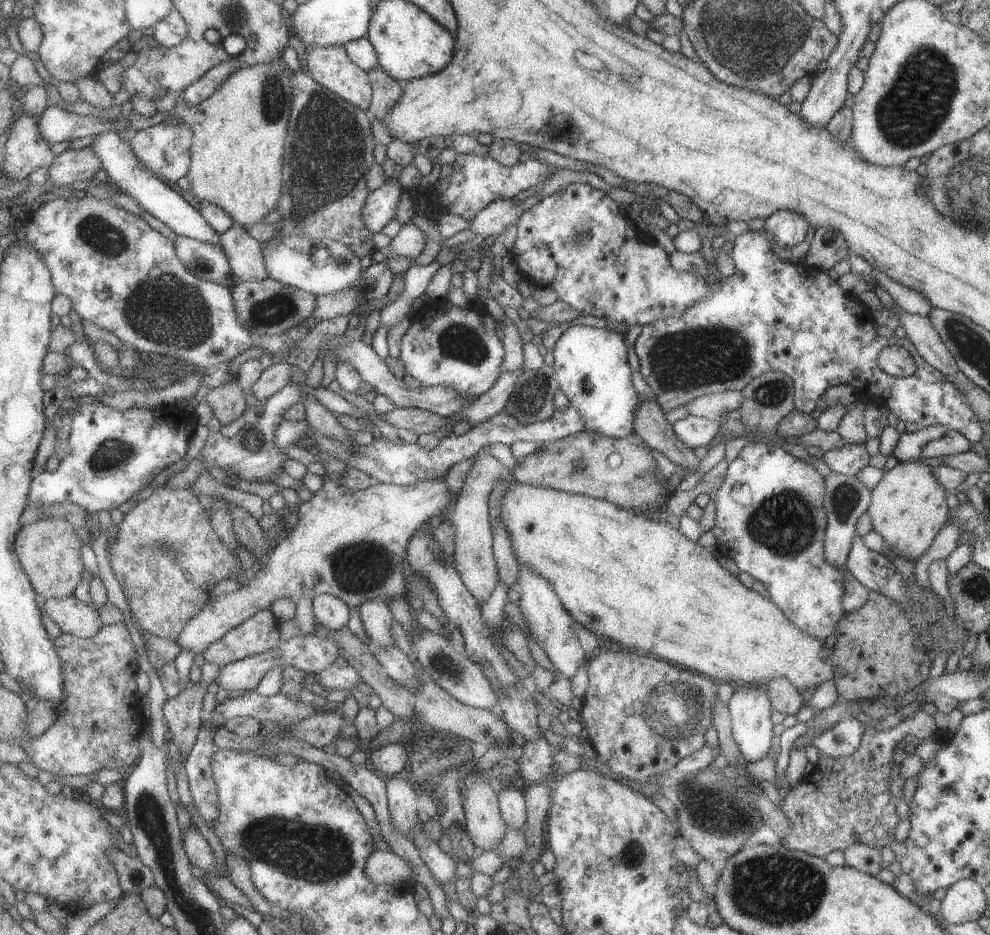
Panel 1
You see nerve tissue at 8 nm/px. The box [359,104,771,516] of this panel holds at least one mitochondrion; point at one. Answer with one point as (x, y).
(682, 361)

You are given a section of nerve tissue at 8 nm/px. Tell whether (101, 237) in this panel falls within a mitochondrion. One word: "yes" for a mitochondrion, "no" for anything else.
yes

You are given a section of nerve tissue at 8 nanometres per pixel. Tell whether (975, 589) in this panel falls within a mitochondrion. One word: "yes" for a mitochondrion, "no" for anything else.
yes

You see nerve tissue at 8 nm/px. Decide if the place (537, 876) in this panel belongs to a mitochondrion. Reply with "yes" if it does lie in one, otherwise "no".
no

